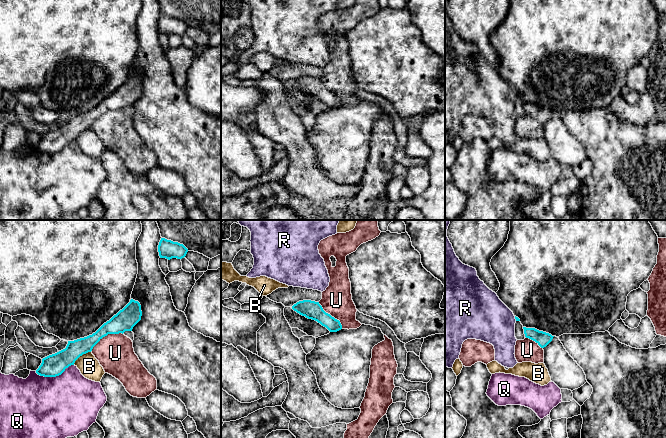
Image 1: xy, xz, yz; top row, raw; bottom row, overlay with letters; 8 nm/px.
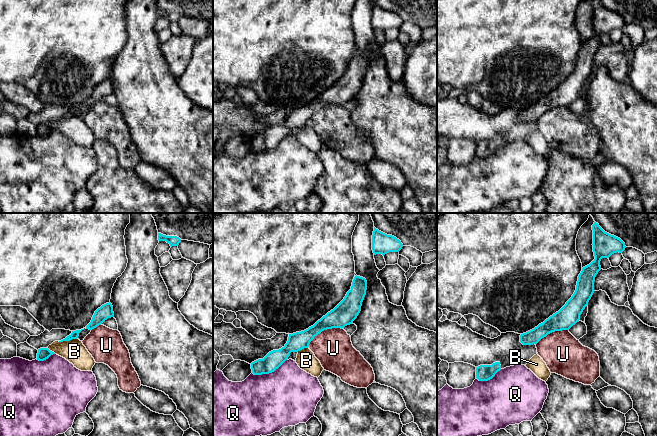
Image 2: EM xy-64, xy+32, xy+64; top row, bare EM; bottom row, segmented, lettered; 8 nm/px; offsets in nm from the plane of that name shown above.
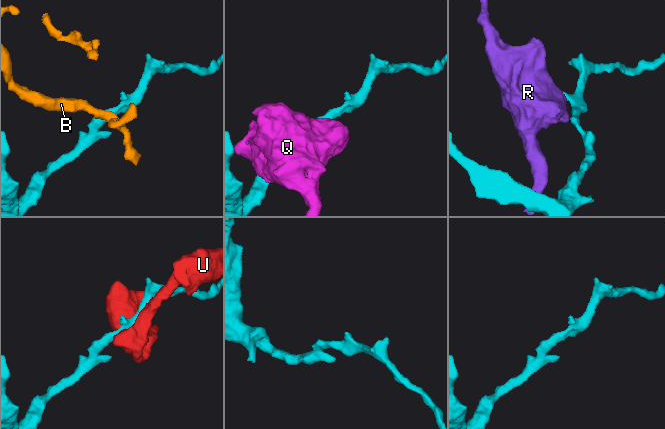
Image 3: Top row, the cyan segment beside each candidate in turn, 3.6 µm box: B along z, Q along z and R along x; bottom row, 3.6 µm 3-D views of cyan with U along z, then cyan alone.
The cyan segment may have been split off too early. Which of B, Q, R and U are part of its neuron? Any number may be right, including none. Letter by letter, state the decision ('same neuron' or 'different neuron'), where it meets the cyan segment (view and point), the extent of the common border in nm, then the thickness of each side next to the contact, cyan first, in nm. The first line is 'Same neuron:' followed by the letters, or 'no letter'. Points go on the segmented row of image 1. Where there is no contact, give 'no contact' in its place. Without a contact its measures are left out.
Same neuron: no letter
B: different neuron; meets cyan in xy at (81, 355); contact 180 nm long; 180 nm thick on the cyan side, 170 nm on the other
Q: different neuron; meets cyan in xy at (54, 376); contact 320 nm long; 180 nm thick on the cyan side, 500 nm on the other
R: different neuron; meets cyan in yz at (515, 318); contact 40 nm long; 30 nm thick on the cyan side, 380 nm on the other
U: different neuron; meets cyan in xy at (105, 335); contact 300 nm long; 170 nm thick on the cyan side, 300 nm on the other

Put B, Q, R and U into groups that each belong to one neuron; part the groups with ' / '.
B / Q / R / U

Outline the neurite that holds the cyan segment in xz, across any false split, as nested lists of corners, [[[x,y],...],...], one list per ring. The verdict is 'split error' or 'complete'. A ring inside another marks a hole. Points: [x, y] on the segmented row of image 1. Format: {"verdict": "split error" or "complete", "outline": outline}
{"verdict": "complete", "outline": [[[311,300],[299,301],[292,306],[292,309],[308,319],[317,321],[330,332],[337,332],[342,329],[340,321],[326,313],[319,302]]]}

